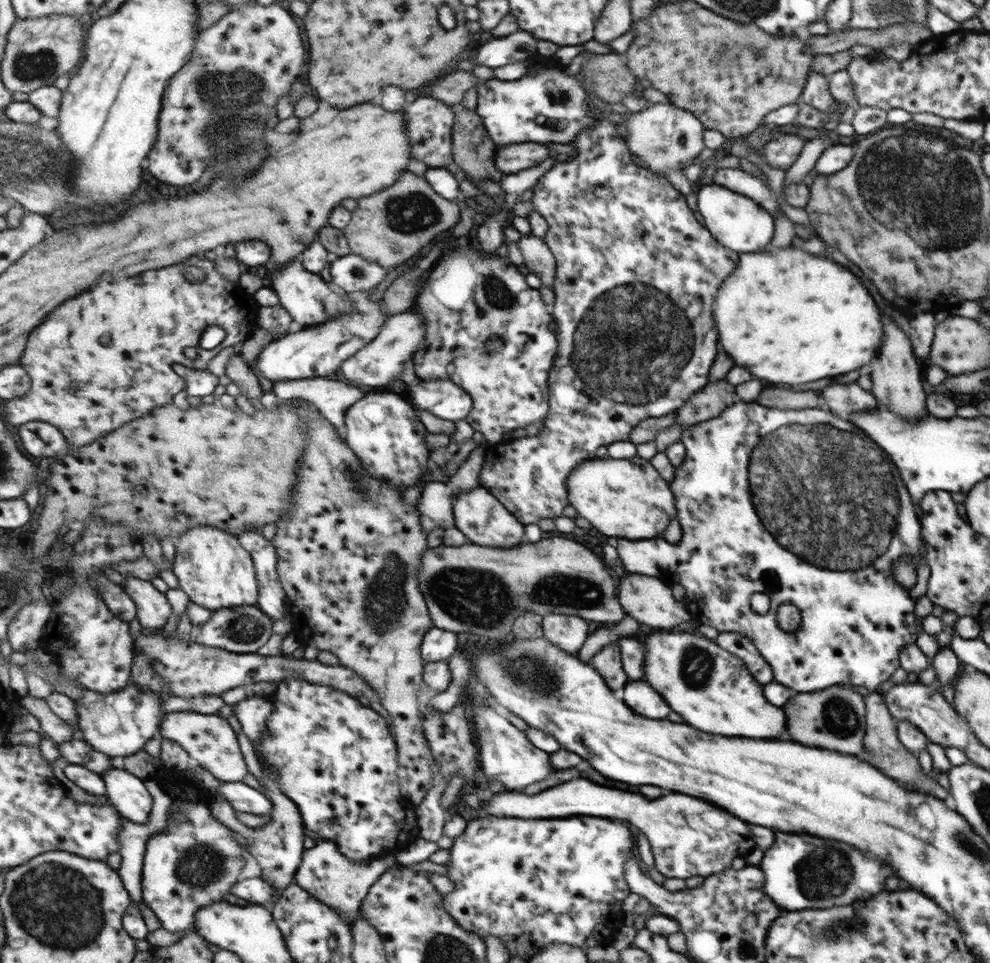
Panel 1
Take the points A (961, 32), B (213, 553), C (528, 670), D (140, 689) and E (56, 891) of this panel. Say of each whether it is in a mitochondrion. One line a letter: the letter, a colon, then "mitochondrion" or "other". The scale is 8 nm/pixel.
A: other
B: other
C: mitochondrion
D: other
E: mitochondrion

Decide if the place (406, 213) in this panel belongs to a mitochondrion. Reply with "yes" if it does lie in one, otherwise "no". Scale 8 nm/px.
yes

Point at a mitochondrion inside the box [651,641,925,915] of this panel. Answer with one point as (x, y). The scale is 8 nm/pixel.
(825, 872)

